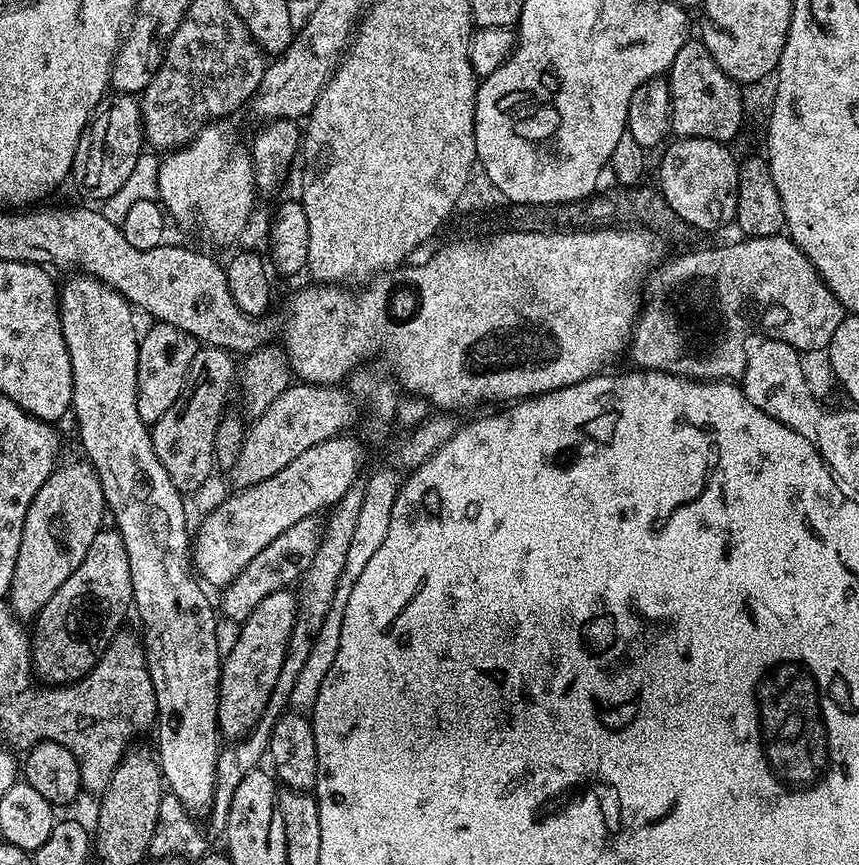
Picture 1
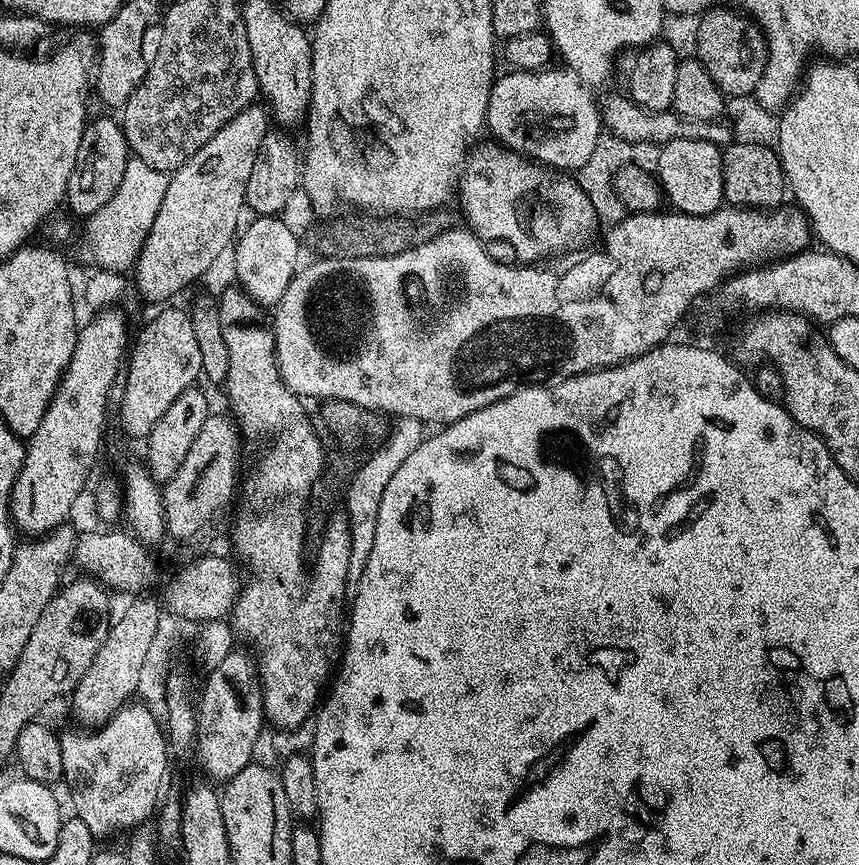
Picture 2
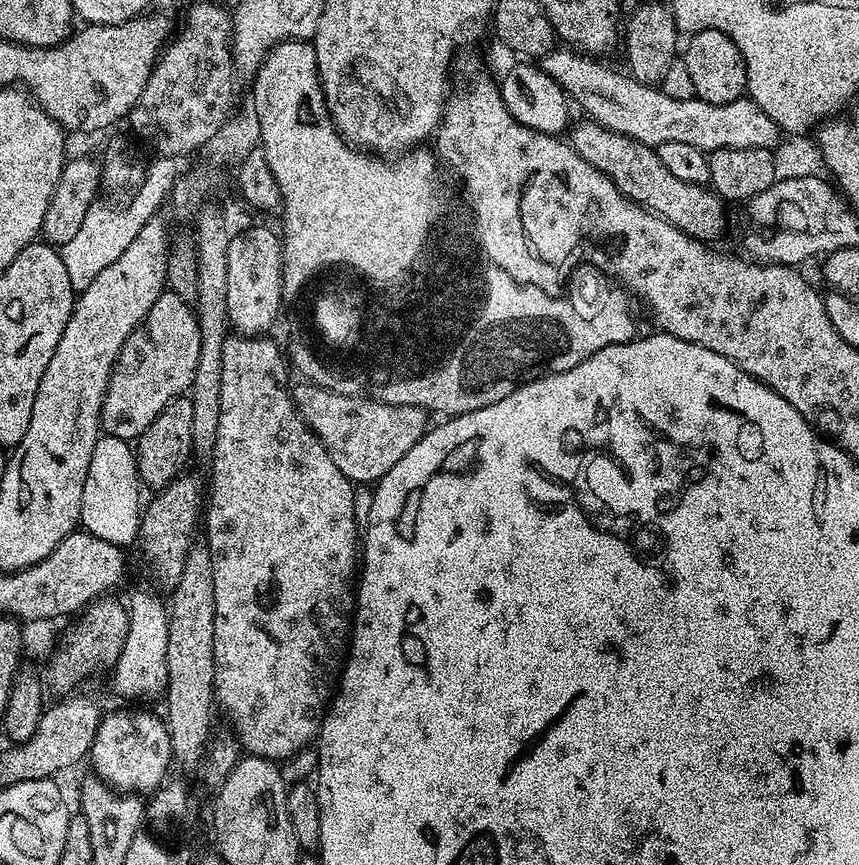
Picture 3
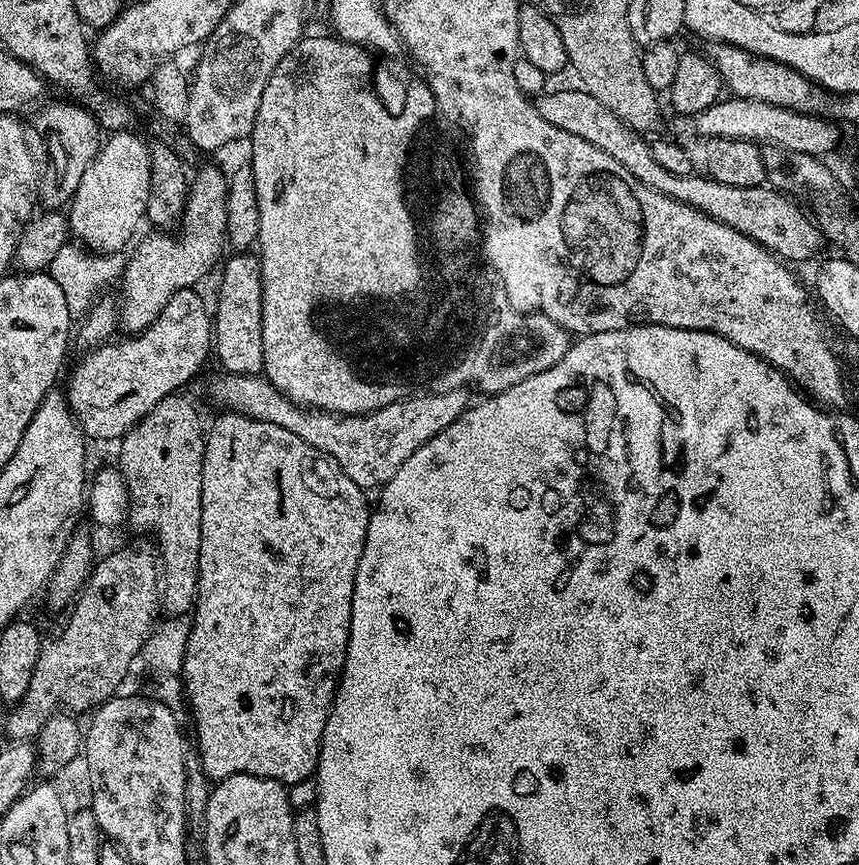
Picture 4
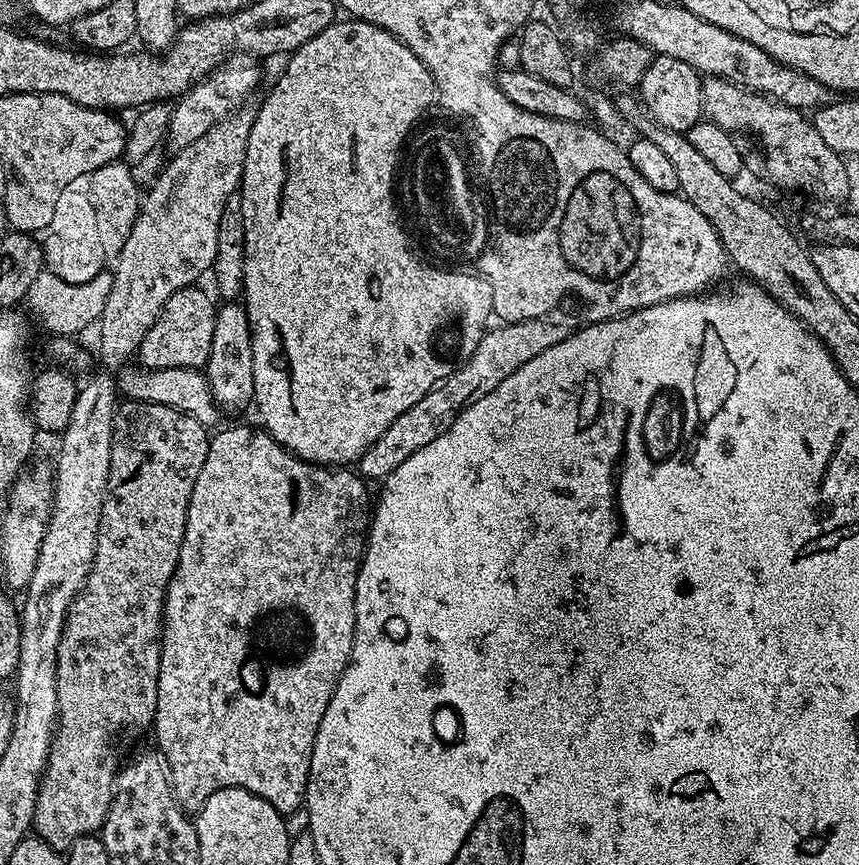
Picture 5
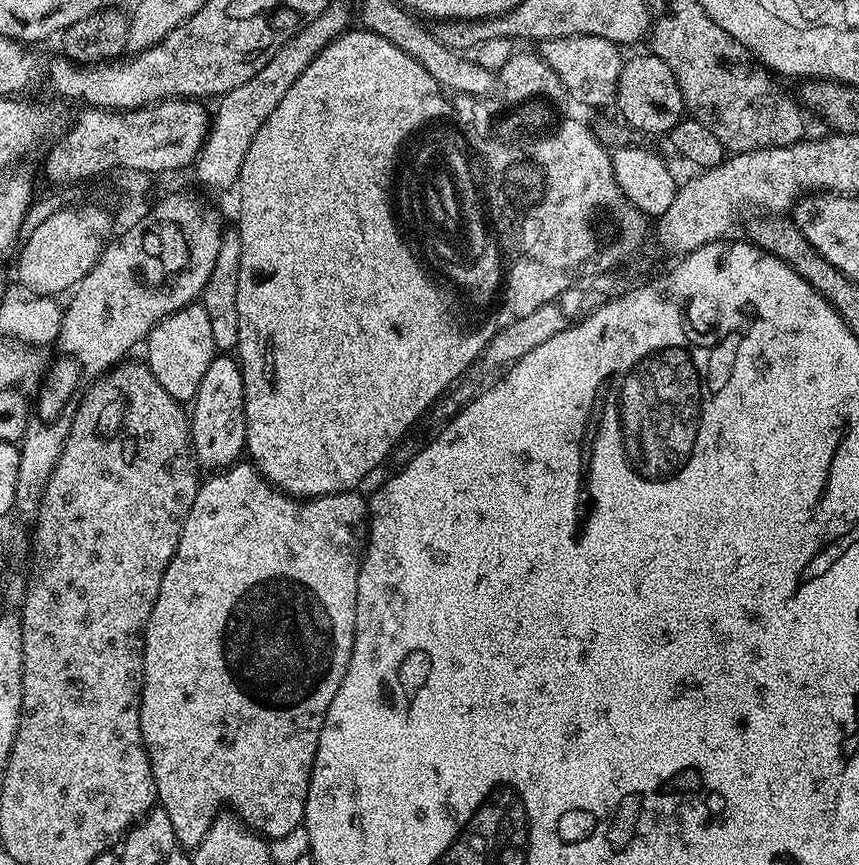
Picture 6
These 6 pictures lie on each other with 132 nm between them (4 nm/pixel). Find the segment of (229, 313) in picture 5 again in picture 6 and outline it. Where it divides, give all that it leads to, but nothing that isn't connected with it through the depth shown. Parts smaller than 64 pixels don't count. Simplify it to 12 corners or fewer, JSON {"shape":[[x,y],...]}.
{"shape":[[217,354],[190,404],[201,469],[245,455],[240,361]]}

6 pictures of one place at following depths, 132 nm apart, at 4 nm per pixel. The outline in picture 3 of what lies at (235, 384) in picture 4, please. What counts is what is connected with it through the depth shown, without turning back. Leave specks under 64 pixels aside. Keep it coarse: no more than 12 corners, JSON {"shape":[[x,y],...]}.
{"shape":[[293,383],[300,417],[353,485],[430,427],[418,406]]}

